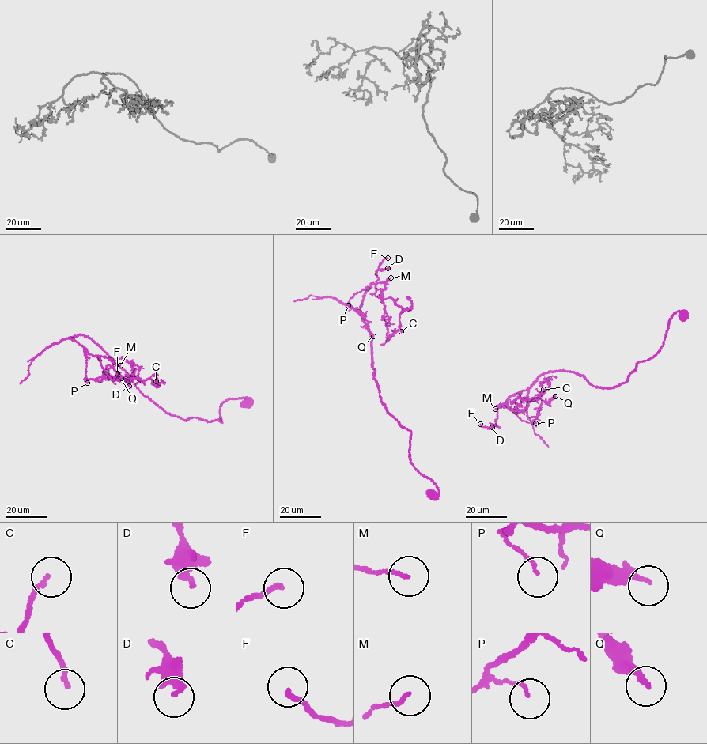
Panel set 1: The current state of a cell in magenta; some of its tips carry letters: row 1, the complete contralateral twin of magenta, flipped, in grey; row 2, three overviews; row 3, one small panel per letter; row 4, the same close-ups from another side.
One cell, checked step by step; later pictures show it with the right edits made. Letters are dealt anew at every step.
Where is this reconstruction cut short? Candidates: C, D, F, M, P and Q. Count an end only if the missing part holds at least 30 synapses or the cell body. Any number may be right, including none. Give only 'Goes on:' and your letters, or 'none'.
Goes on: none

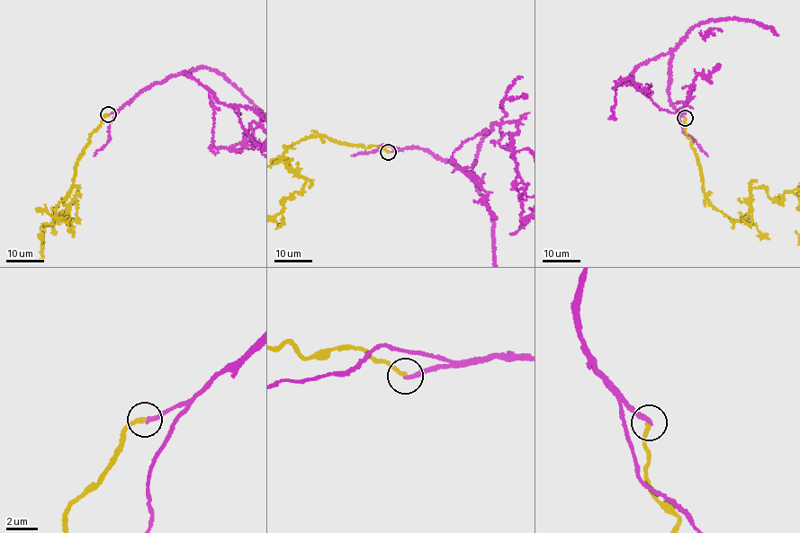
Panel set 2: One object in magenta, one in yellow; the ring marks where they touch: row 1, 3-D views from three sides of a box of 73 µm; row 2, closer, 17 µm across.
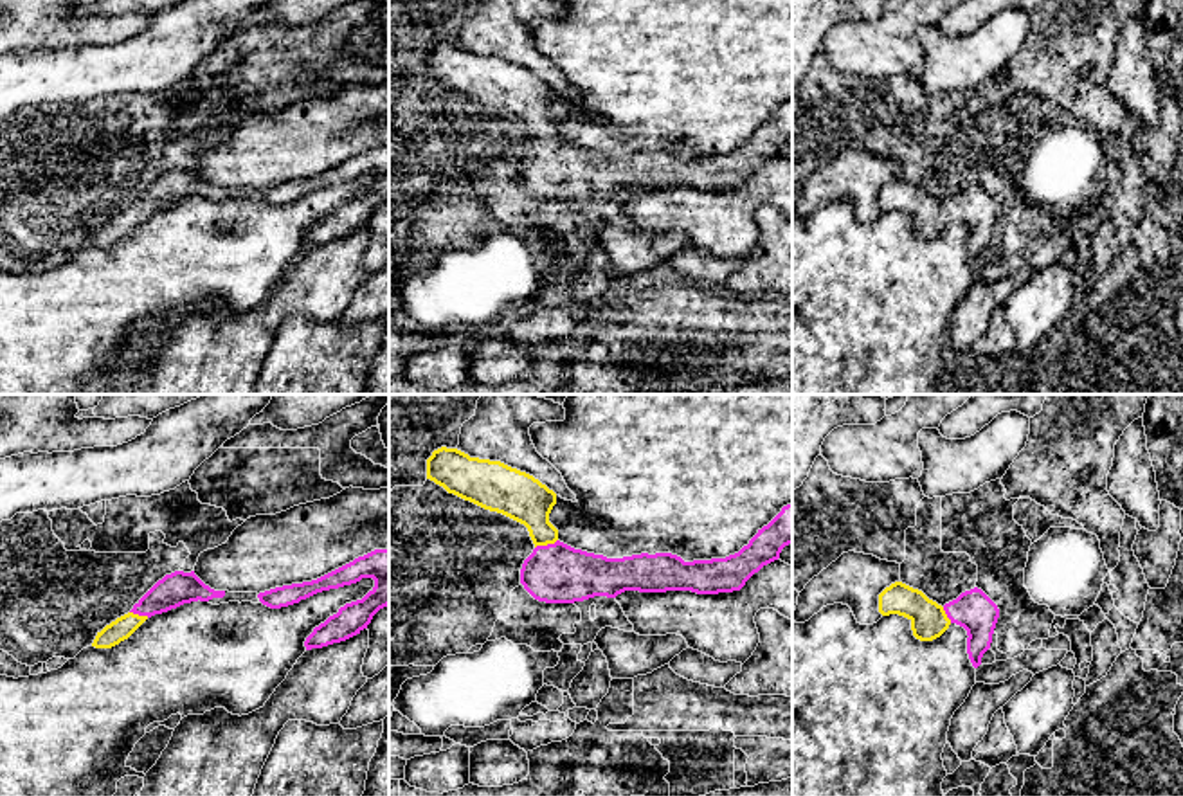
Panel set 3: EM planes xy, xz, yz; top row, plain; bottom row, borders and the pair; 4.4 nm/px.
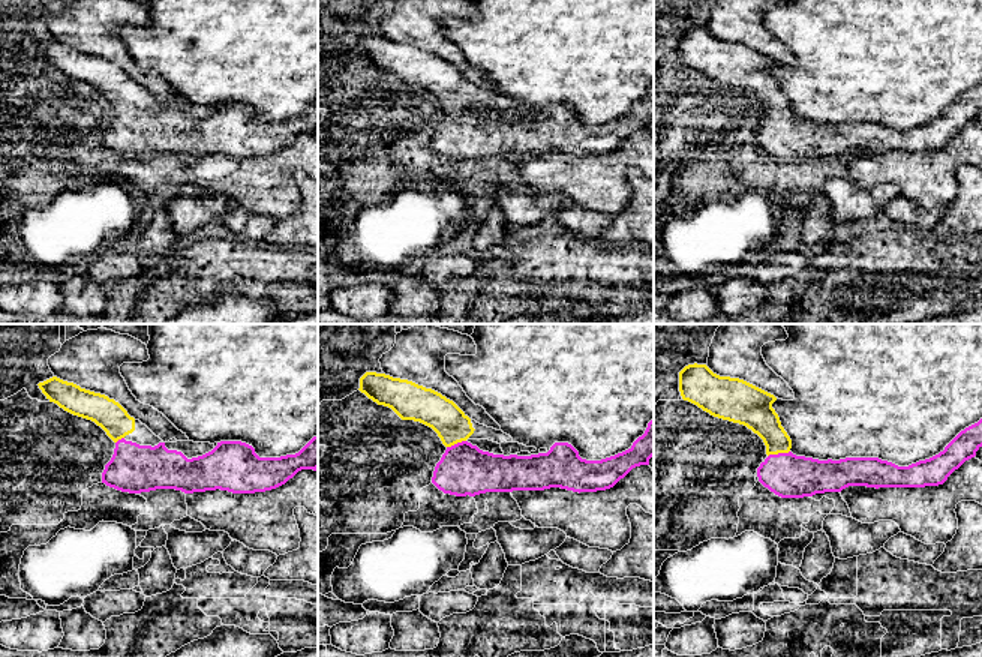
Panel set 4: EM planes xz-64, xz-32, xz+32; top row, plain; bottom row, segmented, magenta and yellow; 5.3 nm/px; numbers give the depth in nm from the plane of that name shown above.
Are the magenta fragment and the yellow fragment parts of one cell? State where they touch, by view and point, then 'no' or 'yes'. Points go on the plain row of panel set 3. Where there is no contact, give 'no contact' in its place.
contact xz (548, 141); yes

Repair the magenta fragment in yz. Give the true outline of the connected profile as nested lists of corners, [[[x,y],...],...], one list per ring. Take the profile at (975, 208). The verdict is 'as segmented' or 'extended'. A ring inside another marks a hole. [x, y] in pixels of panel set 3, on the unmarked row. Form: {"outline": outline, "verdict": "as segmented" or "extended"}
{"outline": [[[902,178],[891,180],[879,191],[879,209],[908,214],[913,232],[920,238],[940,234],[951,220],[963,223],[969,232],[967,250],[974,265],[981,261],[983,250],[990,245],[999,214],[998,202],[978,184],[942,204]]], "verdict": "extended"}

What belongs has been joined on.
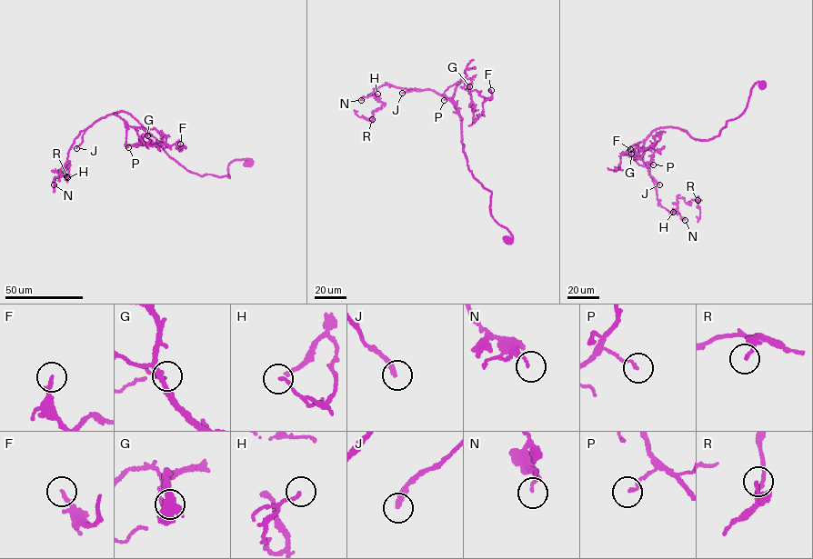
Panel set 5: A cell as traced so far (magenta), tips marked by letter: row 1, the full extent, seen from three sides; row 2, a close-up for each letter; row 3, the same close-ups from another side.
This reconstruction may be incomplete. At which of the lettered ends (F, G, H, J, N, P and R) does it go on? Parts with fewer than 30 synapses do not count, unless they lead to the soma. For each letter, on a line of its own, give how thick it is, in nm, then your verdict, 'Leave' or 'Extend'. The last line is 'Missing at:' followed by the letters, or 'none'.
F: Thickness 190 nm. Extend
G: Thickness 140 nm. Leave
H: Thickness 150 nm. Leave
J: Thickness 200 nm. Extend
N: Thickness 130 nm. Leave
P: Thickness 120 nm. Leave
R: Thickness 150 nm. Leave
Missing at: F, J

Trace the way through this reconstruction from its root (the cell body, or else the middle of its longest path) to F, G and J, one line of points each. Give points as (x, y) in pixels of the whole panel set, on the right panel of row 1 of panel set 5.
F: (762, 85), (755, 83), (743, 114), (713, 138), (660, 127), (622, 152), (637, 157), (642, 149), (630, 149)
G: (762, 85), (755, 83), (745, 110), (718, 135), (700, 140), (678, 128), (660, 127), (622, 152), (631, 154)
J: (762, 85), (755, 83), (743, 114), (712, 138), (696, 139), (671, 126), (650, 133), (643, 160), (659, 184)

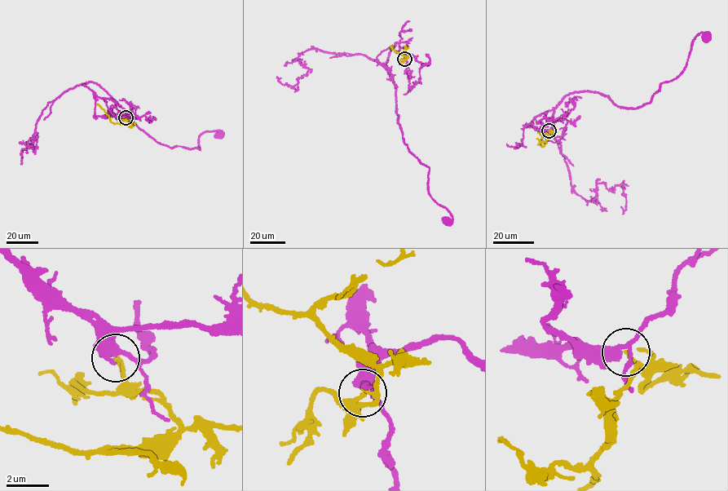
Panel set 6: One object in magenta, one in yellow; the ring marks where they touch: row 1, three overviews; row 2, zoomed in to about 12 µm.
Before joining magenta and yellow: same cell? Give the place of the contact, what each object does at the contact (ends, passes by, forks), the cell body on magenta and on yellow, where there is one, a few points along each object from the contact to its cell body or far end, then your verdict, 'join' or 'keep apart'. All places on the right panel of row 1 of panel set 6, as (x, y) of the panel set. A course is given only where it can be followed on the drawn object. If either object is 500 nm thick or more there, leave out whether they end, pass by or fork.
at (549, 130); magenta passes by; yellow ends there; cell body of magenta at (706, 37); no cell body on yellow; magenta runs (549, 130), (526, 124), (573, 92), (627, 108), (650, 102), (681, 73), (696, 35), (707, 37); yellow runs (549, 130), (543, 146), (539, 132); keep apart

